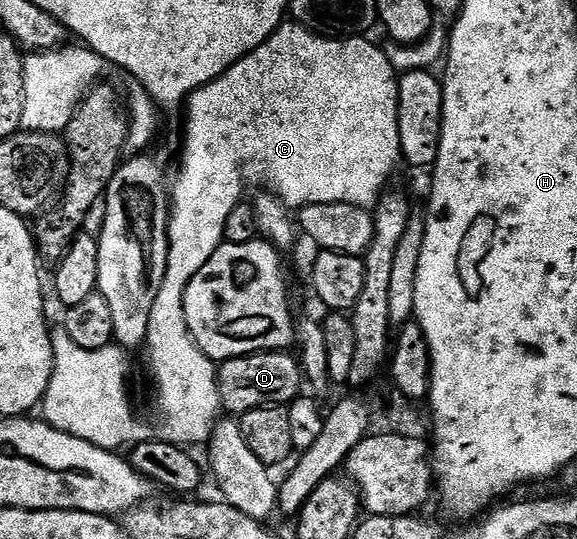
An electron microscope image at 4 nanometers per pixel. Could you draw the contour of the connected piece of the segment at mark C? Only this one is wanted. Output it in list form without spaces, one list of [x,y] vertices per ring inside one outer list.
[[[285,22],[282,23],[281,27],[273,31],[267,38],[267,42],[263,42],[255,50],[251,50],[251,54],[247,54],[239,62],[235,62],[228,68],[227,71],[219,78],[215,78],[211,82],[207,82],[199,90],[195,90],[189,95],[187,103],[184,105],[183,113],[185,112],[185,149],[181,152],[181,165],[177,168],[177,177],[172,177],[171,180],[171,203],[169,206],[169,257],[167,258],[167,270],[163,274],[163,282],[159,286],[157,291],[157,297],[155,298],[155,306],[151,310],[151,318],[149,319],[149,329],[147,330],[147,336],[143,345],[144,351],[149,351],[149,368],[153,371],[153,384],[157,387],[157,408],[161,411],[161,416],[165,421],[161,424],[160,435],[164,439],[168,440],[170,444],[179,444],[182,446],[193,446],[189,444],[201,444],[204,445],[209,439],[209,435],[213,432],[213,425],[217,423],[219,419],[219,413],[222,411],[221,399],[217,393],[217,368],[215,367],[214,361],[210,360],[205,355],[205,351],[200,348],[196,342],[193,341],[193,336],[189,332],[187,326],[187,318],[185,317],[185,291],[187,286],[191,282],[191,278],[195,278],[195,274],[199,274],[199,270],[203,270],[203,266],[207,266],[207,258],[211,258],[211,254],[215,254],[215,250],[221,243],[223,243],[225,235],[223,234],[223,226],[227,226],[227,214],[231,214],[231,210],[235,210],[237,204],[242,203],[243,197],[241,196],[245,192],[245,184],[258,184],[261,190],[268,190],[272,195],[276,196],[282,204],[288,206],[293,210],[300,210],[311,206],[312,204],[322,204],[323,202],[347,202],[351,206],[359,206],[360,208],[372,209],[373,205],[377,203],[377,199],[381,196],[382,192],[386,191],[389,179],[393,176],[393,171],[397,167],[402,167],[403,161],[401,159],[401,147],[399,146],[399,122],[397,121],[397,81],[399,79],[399,73],[396,68],[391,66],[391,62],[387,58],[384,47],[379,43],[372,44],[371,41],[365,40],[364,35],[351,36],[348,38],[330,38],[328,36],[322,36],[318,33],[311,31],[309,28],[304,28],[302,24],[296,22]]]

